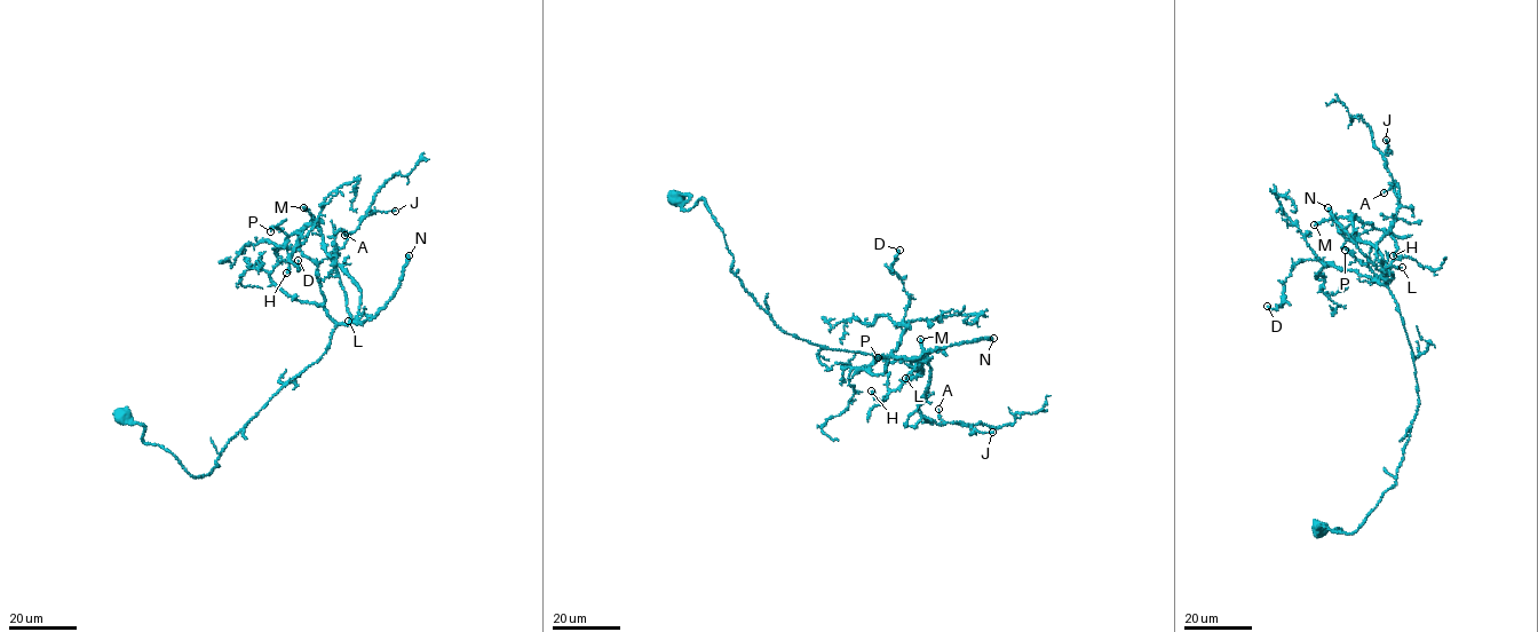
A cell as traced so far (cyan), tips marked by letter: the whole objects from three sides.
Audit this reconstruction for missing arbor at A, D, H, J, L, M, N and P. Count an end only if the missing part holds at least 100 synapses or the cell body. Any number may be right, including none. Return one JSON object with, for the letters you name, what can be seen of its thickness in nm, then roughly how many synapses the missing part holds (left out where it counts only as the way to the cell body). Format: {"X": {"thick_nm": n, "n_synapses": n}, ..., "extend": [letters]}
{"N": {"thick_nm": 500, "n_synapses": 300}, "extend": ["N"]}

